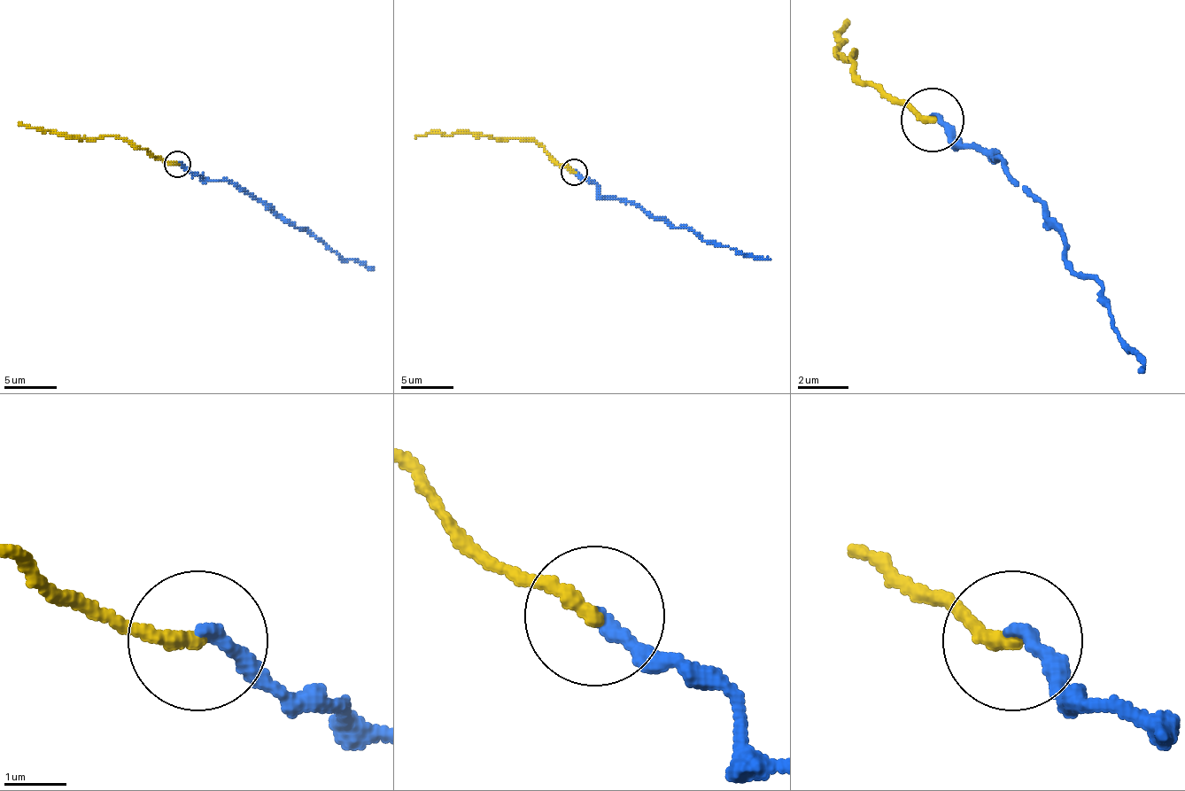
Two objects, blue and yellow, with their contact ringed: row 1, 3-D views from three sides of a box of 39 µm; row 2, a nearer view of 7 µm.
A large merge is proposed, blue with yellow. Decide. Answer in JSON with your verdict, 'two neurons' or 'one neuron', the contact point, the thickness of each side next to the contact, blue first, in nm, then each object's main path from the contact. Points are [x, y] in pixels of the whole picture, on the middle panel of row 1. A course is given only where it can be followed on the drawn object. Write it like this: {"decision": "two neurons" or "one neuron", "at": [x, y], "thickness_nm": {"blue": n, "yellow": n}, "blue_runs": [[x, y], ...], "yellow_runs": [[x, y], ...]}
{"decision": "one neuron", "at": [574, 172], "thickness_nm": {"blue": 240, "yellow": 240}, "blue_runs": [[573, 173], [594, 182], [602, 196], [633, 201], [657, 217], [741, 253], [770, 259]], "yellow_runs": [[573, 173], [534, 141], [455, 133], [426, 133], [415, 138]]}

